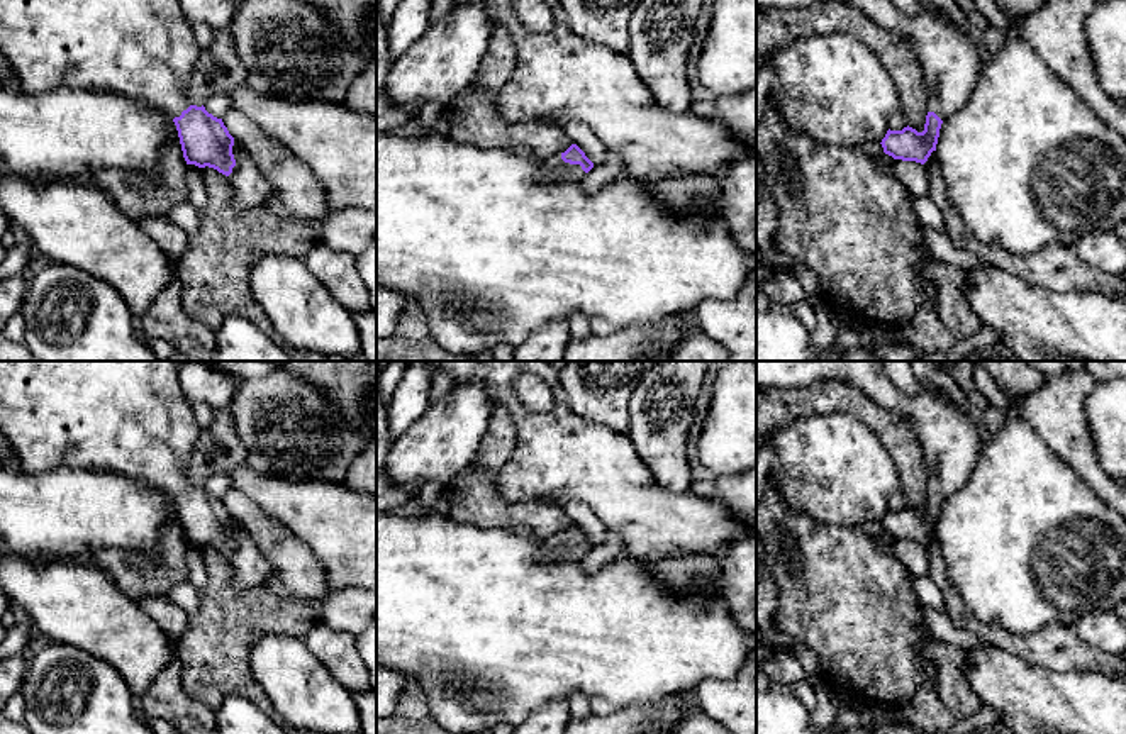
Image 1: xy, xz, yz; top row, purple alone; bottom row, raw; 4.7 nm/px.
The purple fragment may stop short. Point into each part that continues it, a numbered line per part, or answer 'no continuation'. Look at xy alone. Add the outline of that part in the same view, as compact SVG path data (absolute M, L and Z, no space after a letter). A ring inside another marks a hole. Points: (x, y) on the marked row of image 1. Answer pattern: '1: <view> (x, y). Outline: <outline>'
1: xy (144, 50). Outline: M0 0L0 53L20 92L88 86L144 100L175 119L192 105L187 90L200 47L180 0Z

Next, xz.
1: xz (551, 168). Outline: M561 154L541 159L541 175L546 180L582 180L585 171L580 164L570 164L561 159Z

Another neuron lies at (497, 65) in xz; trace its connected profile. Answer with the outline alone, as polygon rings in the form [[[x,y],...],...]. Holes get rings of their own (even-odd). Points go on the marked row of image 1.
[[[493,24],[488,49],[482,58],[473,88],[493,93],[510,80],[516,66],[516,44],[510,32],[502,24]]]

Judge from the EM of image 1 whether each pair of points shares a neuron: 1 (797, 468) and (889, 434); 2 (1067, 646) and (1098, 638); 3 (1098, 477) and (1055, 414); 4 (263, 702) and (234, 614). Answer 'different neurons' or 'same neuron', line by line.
1: different neurons
2: different neurons
3: same neuron
4: same neuron

